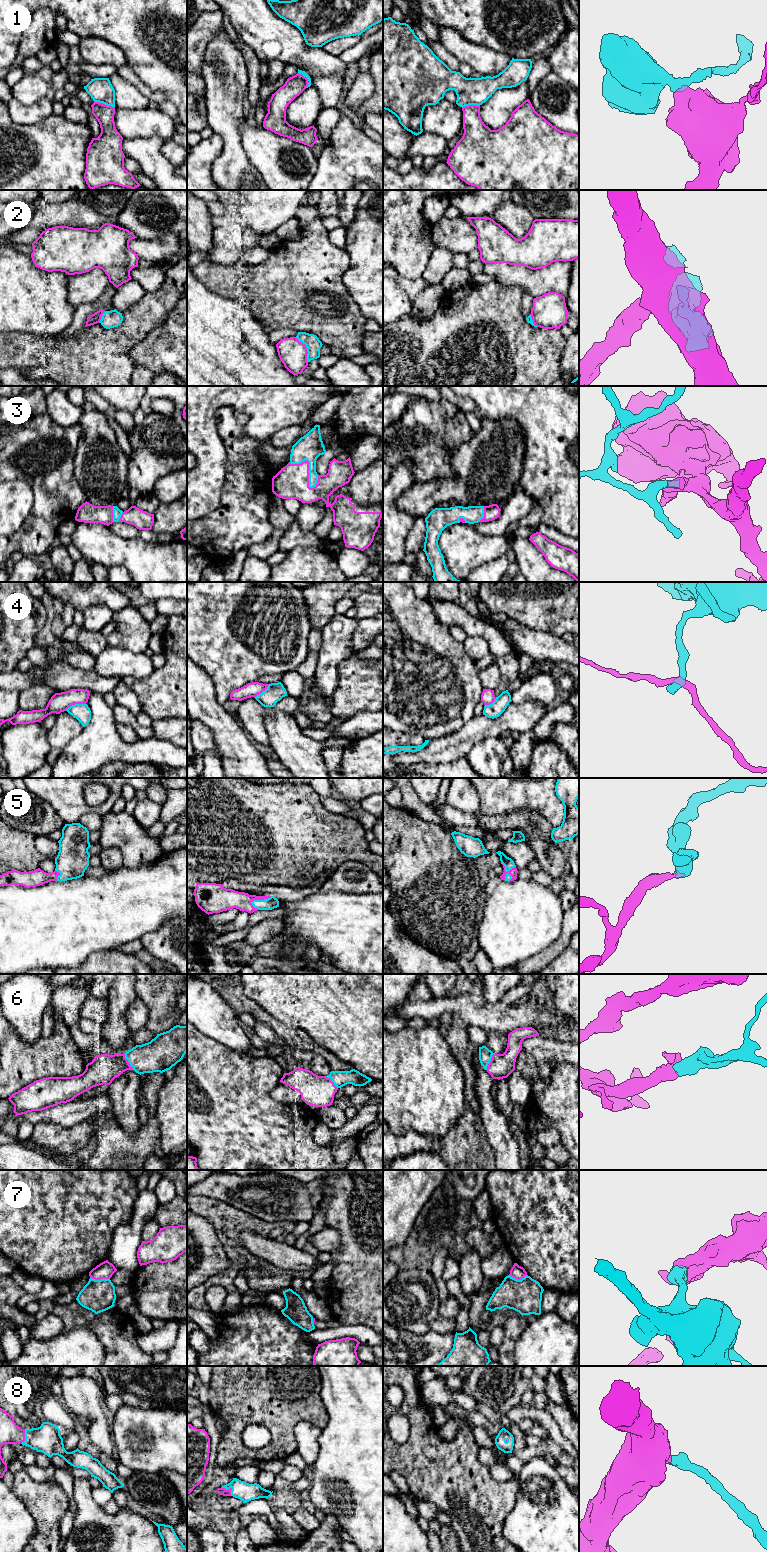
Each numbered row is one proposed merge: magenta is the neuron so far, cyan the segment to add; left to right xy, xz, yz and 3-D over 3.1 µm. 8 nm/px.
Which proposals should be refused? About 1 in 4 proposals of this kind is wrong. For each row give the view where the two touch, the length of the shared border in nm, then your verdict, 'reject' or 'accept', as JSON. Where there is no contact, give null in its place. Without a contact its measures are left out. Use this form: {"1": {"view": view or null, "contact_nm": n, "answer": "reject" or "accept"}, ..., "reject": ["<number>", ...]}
{"1": {"view": "xy", "contact_nm": 180, "answer": "reject"}, "2": {"view": "xz", "contact_nm": 220, "answer": "reject"}, "3": {"view": "xz", "contact_nm": 300, "answer": "accept"}, "4": {"view": "xy", "contact_nm": 180, "answer": "reject"}, "5": {"view": "yz", "contact_nm": 160, "answer": "accept"}, "6": {"view": "xy", "contact_nm": 150, "answer": "accept"}, "7": {"view": "xy", "contact_nm": 160, "answer": "reject"}, "8": {"view": "xz", "contact_nm": 110, "answer": "accept"}, "reject": ["1", "2", "4", "7"]}

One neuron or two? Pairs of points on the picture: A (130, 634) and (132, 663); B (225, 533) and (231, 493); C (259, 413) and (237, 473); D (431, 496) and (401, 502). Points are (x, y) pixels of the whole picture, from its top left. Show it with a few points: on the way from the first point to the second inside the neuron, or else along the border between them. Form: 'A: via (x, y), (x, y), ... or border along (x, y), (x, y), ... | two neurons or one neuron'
A: border along (108, 645), (136, 653), (143, 653) | two neurons
B: via (231, 523), (231, 503) | one neuron
C: border along (244, 414), (248, 435), (269, 438) | two neurons
D: via (424, 496), (419, 500), (408, 501) | one neuron

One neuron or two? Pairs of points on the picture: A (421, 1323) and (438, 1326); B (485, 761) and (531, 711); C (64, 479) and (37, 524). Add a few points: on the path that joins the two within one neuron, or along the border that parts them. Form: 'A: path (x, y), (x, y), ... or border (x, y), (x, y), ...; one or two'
A: path (425, 1323), (428, 1326), (434, 1326); one
B: border (499, 735), (482, 739), (477, 743); two
C: path (56, 490), (56, 501), (47, 513); one

